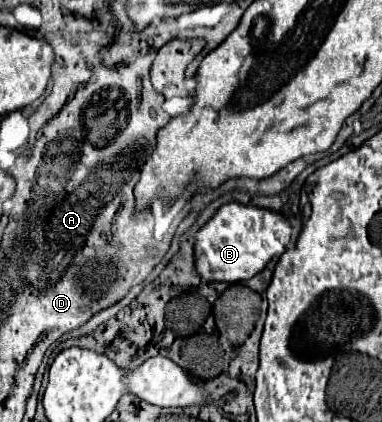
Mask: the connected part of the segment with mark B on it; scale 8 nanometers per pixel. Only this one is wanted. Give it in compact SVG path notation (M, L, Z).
M228 203L214 215L198 233L194 241L196 271L208 281L238 283L260 273L272 257L280 257L286 251L290 239L290 223L268 209Z

